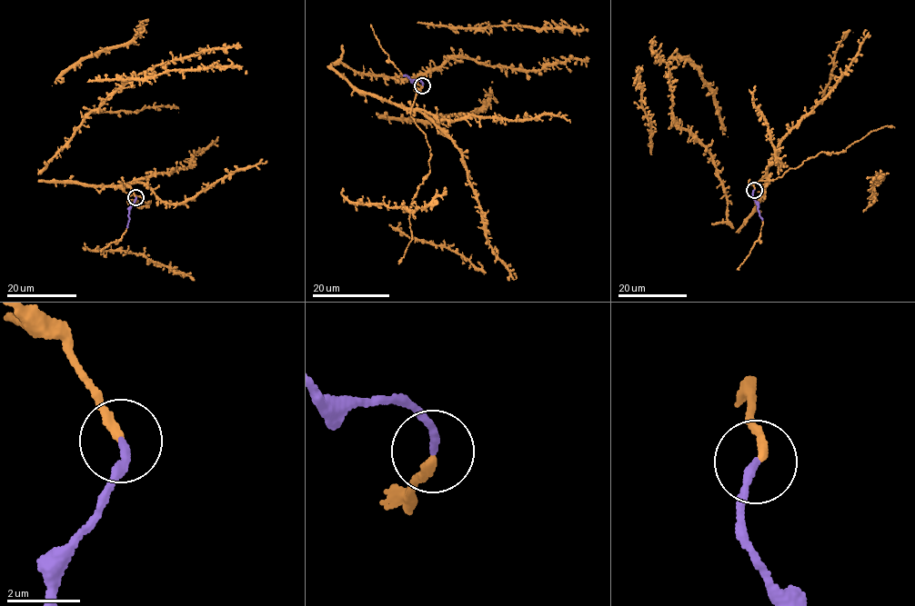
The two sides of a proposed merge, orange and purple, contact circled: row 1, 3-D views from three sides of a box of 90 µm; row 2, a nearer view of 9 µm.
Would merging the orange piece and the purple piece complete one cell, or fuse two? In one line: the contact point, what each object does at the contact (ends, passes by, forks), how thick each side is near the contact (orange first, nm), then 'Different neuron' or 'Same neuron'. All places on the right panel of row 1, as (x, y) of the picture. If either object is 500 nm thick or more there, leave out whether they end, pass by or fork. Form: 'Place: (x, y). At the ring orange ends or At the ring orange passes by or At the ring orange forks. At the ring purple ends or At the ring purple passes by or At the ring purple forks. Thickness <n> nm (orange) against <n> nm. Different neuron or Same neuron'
Place: (754, 190). At the ring orange ends. At the ring purple ends. Thickness 200 nm (orange) against 200 nm. Same neuron

